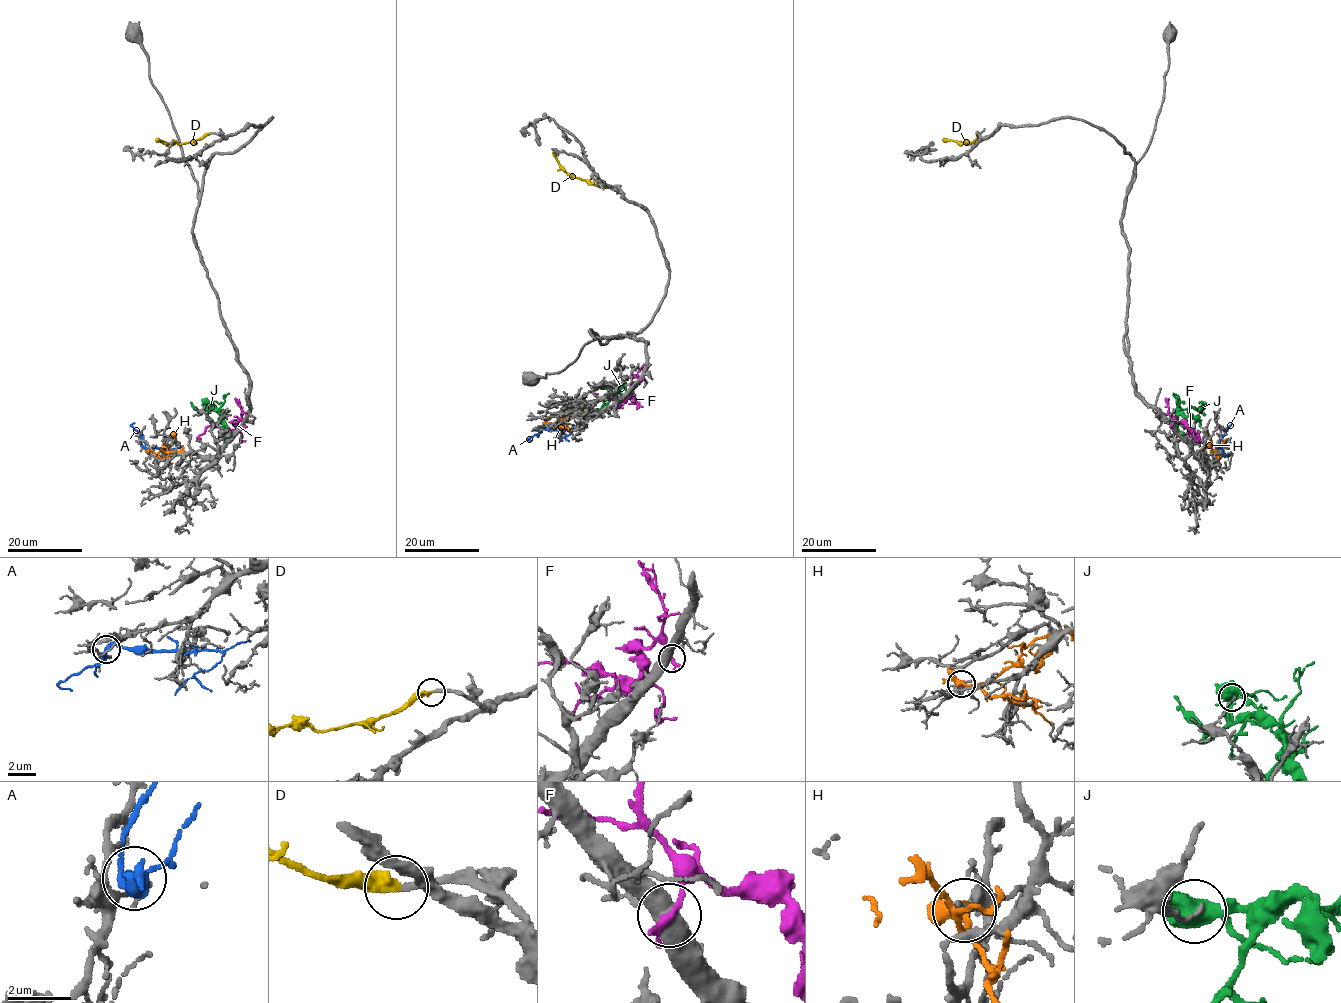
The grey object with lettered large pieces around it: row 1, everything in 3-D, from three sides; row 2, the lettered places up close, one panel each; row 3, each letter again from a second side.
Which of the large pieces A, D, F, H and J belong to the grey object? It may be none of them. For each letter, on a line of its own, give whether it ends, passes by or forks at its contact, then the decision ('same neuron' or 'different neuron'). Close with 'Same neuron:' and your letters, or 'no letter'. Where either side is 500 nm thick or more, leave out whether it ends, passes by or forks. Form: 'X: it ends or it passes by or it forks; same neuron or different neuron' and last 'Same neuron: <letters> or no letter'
A: it forks; different neuron
D: it ends; same neuron
F: different neuron
H: it forks; different neuron
J: it forks; different neuron
Same neuron: D

